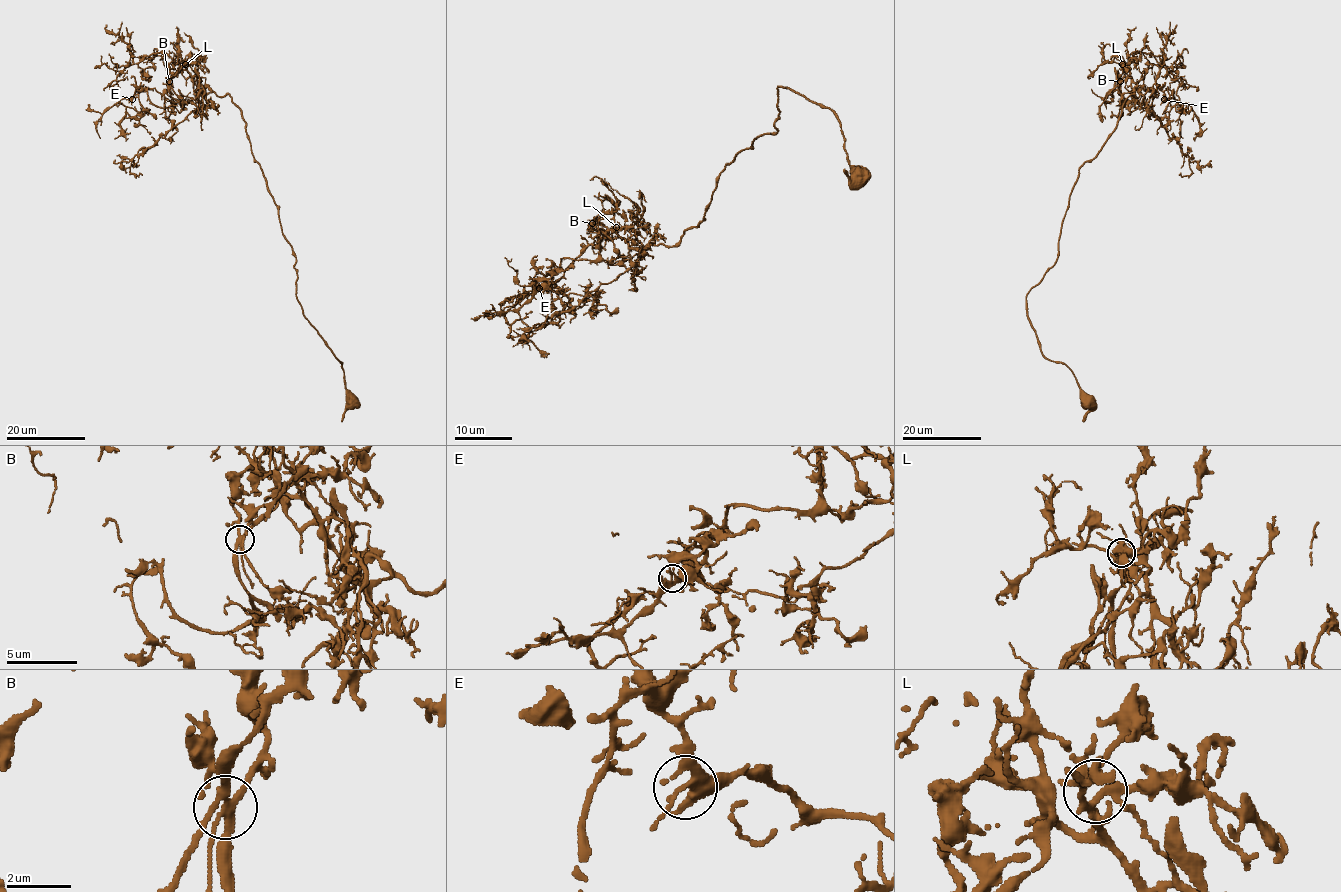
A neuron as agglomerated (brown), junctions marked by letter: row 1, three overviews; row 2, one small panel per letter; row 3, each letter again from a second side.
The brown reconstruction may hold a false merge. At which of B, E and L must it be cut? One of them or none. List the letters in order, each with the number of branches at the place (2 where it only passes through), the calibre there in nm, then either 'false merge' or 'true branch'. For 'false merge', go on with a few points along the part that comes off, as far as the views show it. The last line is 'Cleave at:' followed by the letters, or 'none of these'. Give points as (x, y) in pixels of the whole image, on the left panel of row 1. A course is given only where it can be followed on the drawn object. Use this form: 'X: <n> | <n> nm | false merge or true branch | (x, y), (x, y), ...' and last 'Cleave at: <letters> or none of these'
B: 5 | 220 nm | true branch
E: 5 | 280 nm | true branch
L: 5 | 240 nm | true branch
Cleave at: none of these

